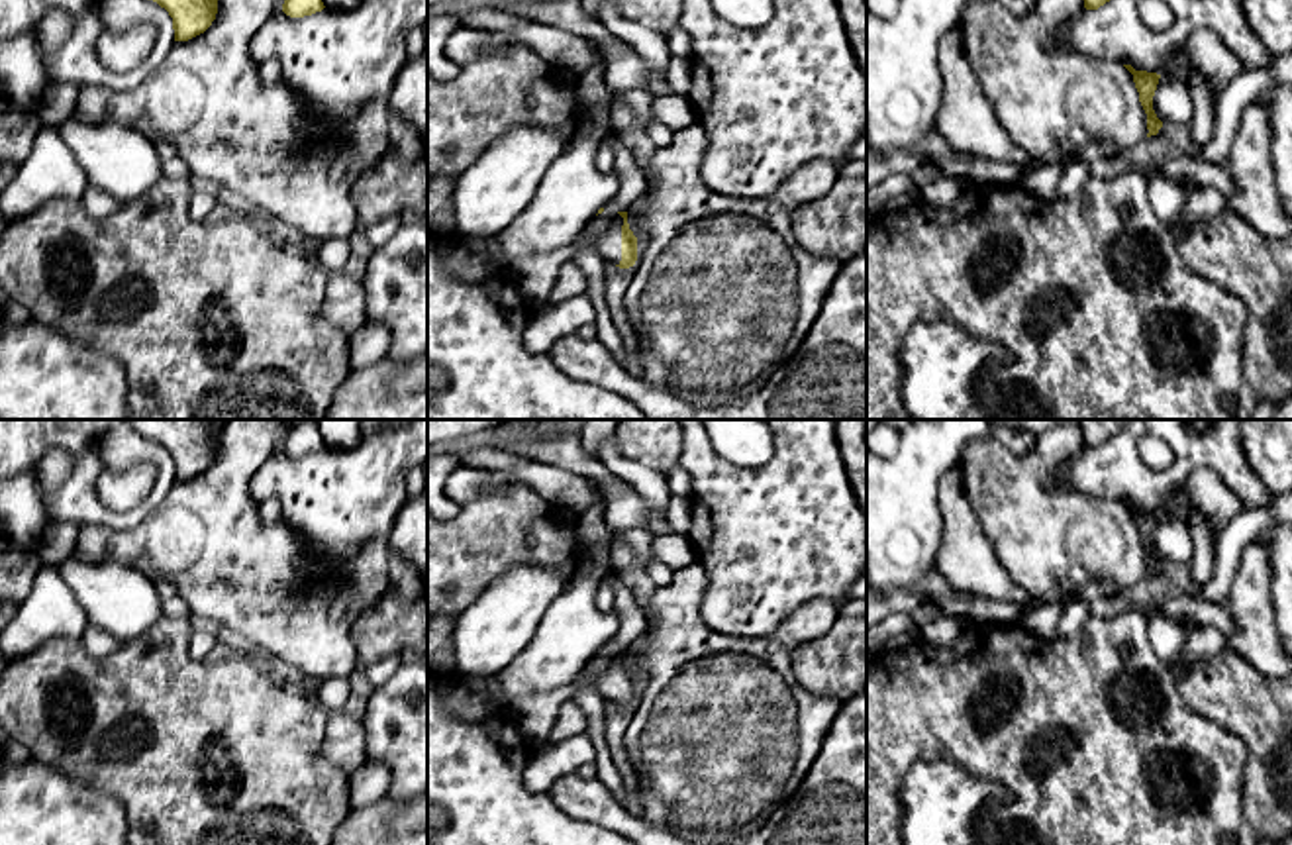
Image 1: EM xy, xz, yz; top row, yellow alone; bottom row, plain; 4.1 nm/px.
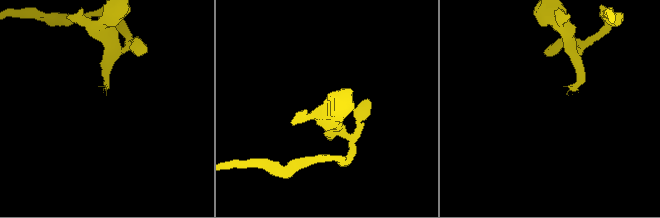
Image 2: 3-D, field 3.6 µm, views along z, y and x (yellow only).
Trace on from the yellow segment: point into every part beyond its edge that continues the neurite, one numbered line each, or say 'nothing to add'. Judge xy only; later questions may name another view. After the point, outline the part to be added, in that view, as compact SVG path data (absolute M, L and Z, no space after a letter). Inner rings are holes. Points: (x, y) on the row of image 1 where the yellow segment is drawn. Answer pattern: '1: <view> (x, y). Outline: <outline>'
nothing to add

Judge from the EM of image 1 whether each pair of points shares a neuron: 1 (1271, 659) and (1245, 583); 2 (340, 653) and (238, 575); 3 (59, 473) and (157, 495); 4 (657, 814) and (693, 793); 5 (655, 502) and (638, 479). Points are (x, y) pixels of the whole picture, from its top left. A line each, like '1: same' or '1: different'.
1: same
2: same
3: different
4: same
5: same

